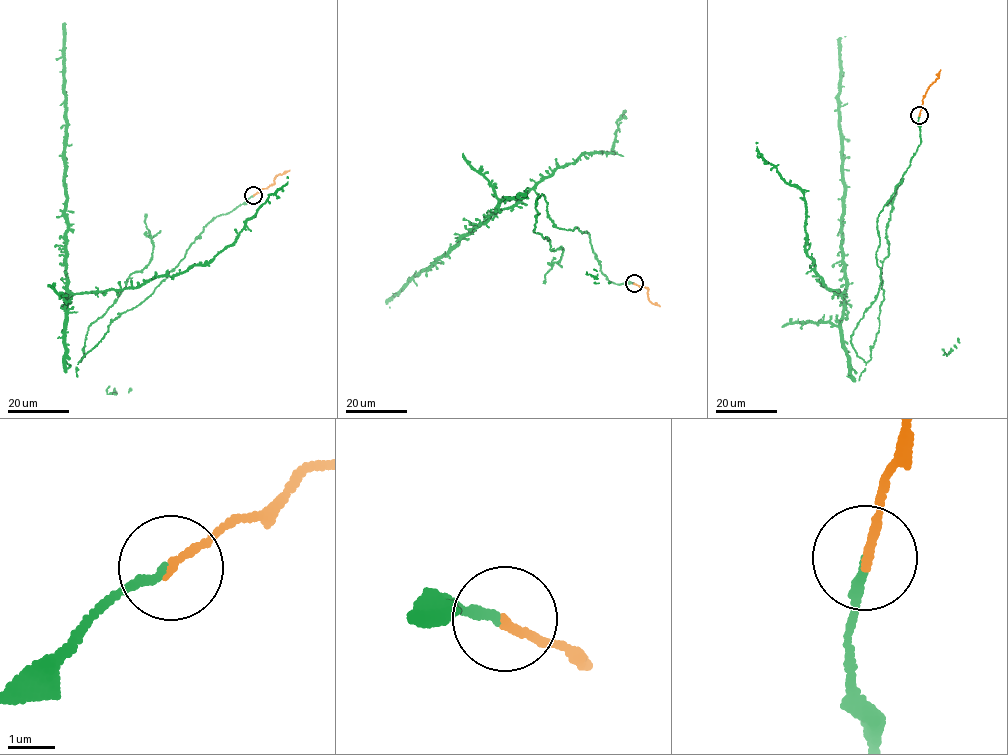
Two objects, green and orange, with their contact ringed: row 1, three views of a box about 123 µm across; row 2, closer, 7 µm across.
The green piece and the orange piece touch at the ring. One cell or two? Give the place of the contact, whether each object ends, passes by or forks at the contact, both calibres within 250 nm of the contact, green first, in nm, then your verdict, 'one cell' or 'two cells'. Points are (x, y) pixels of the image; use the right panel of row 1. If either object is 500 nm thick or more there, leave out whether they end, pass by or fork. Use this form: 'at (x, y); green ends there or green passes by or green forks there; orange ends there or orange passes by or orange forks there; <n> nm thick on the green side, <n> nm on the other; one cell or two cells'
at (919, 115); green ends there; orange ends there; 190 nm thick on the green side, 170 nm on the other; one cell

